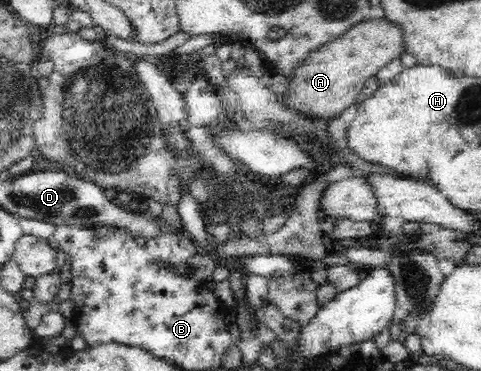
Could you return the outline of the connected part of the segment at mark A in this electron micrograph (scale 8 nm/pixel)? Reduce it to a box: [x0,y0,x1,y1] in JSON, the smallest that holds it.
[278,18,405,122]

